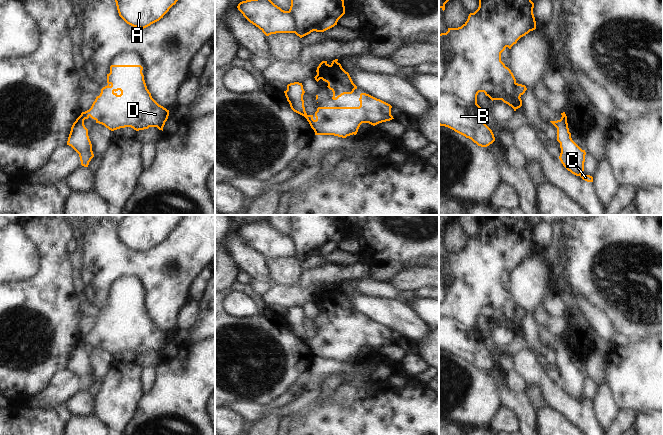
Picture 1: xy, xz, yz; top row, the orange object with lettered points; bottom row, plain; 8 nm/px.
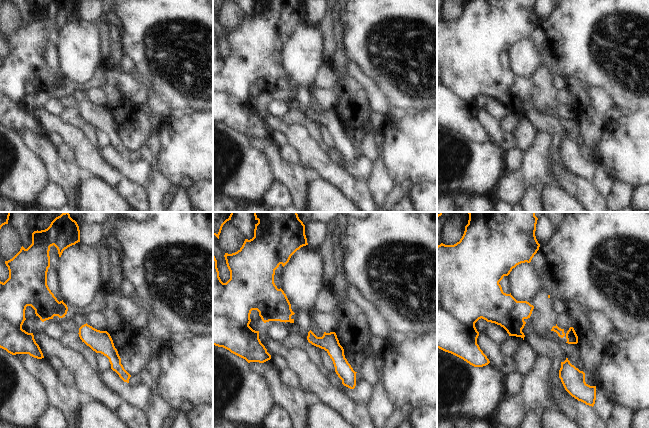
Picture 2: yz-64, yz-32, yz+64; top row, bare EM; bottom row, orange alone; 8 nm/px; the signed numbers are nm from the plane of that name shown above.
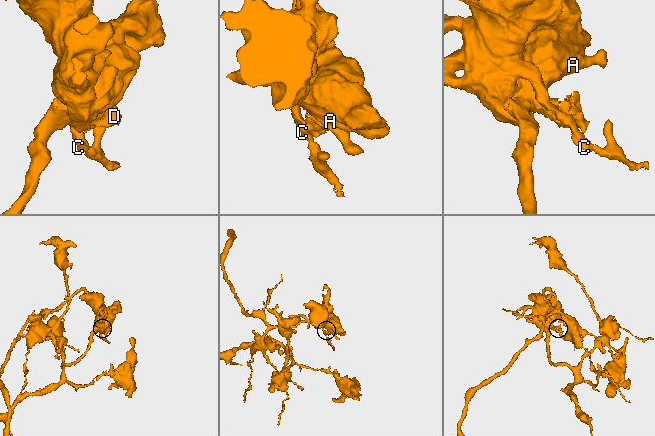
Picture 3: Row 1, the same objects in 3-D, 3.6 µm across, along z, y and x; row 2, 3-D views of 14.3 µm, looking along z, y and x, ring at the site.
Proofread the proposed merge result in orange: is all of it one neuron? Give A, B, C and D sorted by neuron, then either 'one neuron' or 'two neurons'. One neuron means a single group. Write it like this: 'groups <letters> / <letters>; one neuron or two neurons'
groups A D / B C; two neurons

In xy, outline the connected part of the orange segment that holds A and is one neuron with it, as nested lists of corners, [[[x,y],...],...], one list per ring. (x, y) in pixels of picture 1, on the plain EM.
[[[126,215],[115,222],[119,240],[129,249],[144,253],[159,245],[184,215]]]

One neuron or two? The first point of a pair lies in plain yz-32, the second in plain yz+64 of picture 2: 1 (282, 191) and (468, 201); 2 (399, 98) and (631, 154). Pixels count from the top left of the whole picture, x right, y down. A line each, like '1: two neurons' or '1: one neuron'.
1: two neurons
2: two neurons

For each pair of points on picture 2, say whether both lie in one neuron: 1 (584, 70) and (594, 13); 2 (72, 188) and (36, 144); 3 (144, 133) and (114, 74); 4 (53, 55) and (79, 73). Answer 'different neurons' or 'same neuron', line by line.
1: same neuron
2: same neuron
3: same neuron
4: different neurons

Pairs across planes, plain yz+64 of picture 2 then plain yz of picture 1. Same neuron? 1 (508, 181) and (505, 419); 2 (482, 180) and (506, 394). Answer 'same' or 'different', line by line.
1: same
2: different

